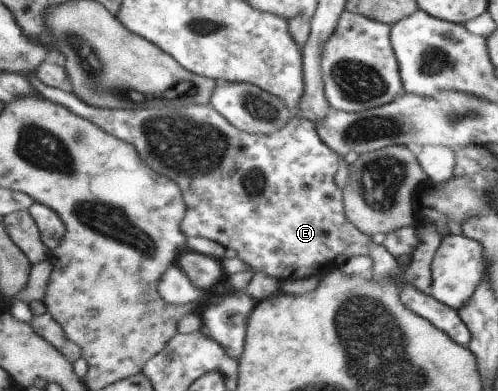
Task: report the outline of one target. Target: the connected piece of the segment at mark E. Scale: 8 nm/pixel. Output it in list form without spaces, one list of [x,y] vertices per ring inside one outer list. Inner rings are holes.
[[[37,71],[26,76],[41,97],[67,106],[103,131],[109,131],[111,135],[134,144],[141,159],[155,167],[155,171],[163,171],[164,176],[171,175],[169,178],[183,187],[182,195],[187,195],[187,219],[182,219],[182,222],[187,238],[200,237],[216,241],[225,249],[237,251],[238,257],[248,263],[252,271],[263,272],[283,282],[319,276],[323,271],[341,268],[356,255],[367,255],[372,259],[371,272],[375,280],[393,286],[397,298],[409,310],[435,324],[455,343],[467,347],[470,331],[461,321],[458,311],[407,283],[403,277],[402,262],[383,246],[374,246],[370,235],[359,231],[346,220],[341,207],[341,187],[335,185],[338,155],[319,139],[317,131],[306,119],[295,116],[283,129],[266,137],[265,134],[250,134],[236,128],[211,104],[185,108],[98,108],[85,103],[73,91],[67,93],[45,85],[37,77]]]

